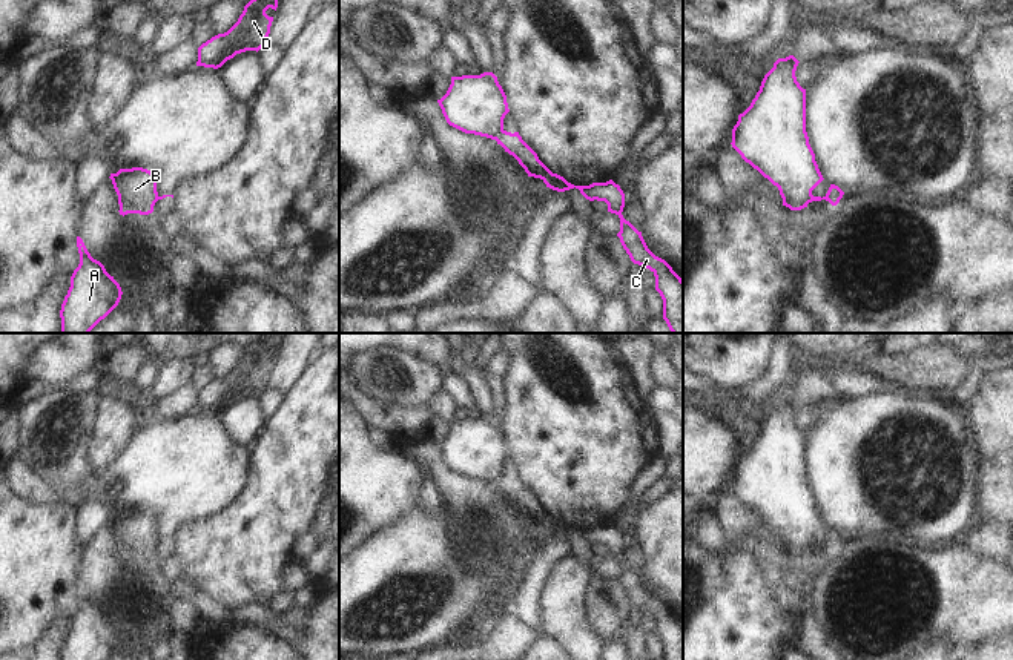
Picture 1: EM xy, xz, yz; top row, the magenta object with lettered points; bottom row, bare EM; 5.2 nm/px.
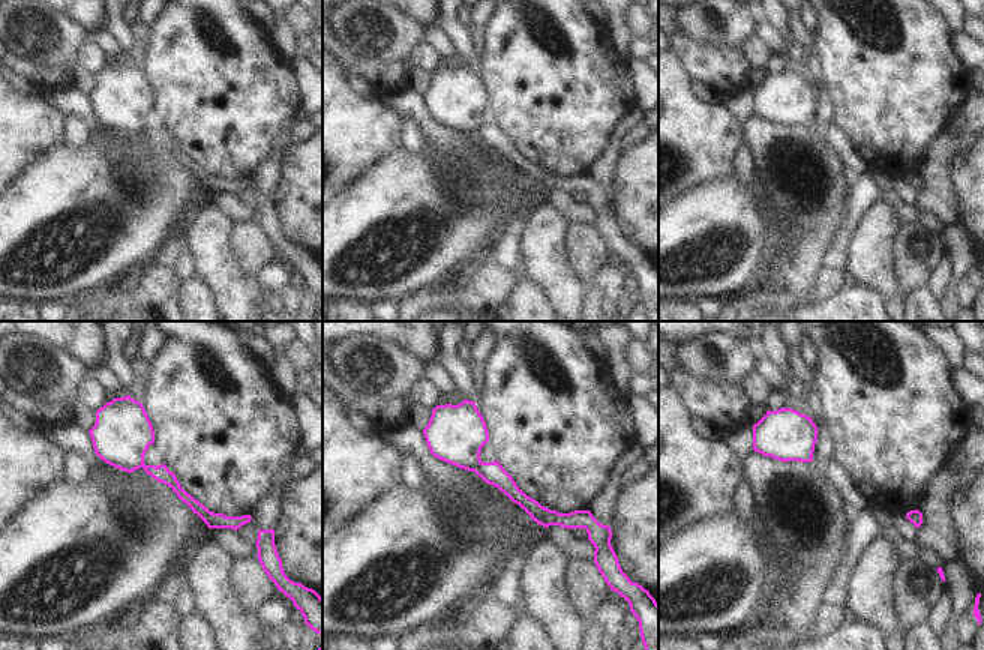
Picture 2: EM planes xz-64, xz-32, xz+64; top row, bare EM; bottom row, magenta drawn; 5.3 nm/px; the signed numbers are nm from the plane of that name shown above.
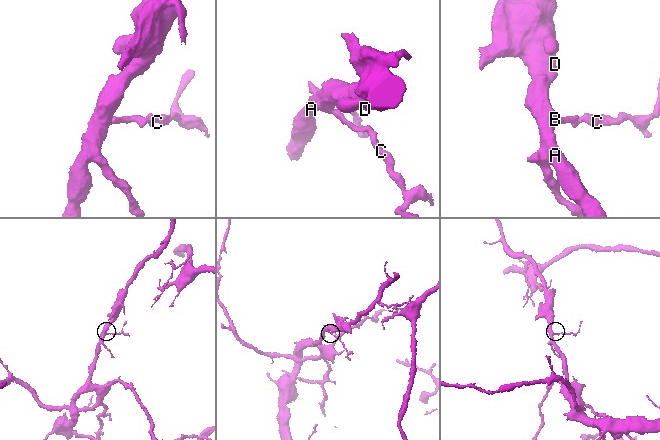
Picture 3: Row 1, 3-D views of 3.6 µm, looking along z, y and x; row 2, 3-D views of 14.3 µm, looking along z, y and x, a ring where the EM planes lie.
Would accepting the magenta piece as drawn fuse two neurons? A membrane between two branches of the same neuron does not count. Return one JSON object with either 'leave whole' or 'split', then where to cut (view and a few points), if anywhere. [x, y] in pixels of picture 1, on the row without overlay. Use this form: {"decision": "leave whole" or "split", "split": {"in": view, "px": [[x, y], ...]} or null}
{"decision": "split", "split": {"in": "xz", "px": [[502, 473], [496, 484]]}}

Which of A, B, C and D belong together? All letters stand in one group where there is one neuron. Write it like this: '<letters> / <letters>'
A B D / C

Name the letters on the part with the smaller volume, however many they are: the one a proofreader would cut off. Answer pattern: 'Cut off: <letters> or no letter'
Cut off: C

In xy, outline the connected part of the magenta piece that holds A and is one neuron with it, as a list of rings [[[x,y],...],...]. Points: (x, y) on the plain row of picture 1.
[[[80,580],[77,591],[80,608],[71,620],[60,660],[107,660],[121,643],[121,631],[104,609],[91,600]]]

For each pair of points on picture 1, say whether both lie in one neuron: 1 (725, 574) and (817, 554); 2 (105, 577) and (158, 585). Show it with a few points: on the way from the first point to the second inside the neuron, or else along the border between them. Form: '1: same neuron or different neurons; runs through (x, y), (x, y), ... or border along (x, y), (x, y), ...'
1: different neurons; border along (731, 545), (746, 548), (765, 560)
2: same neuron; runs through (118, 580), (145, 584)

